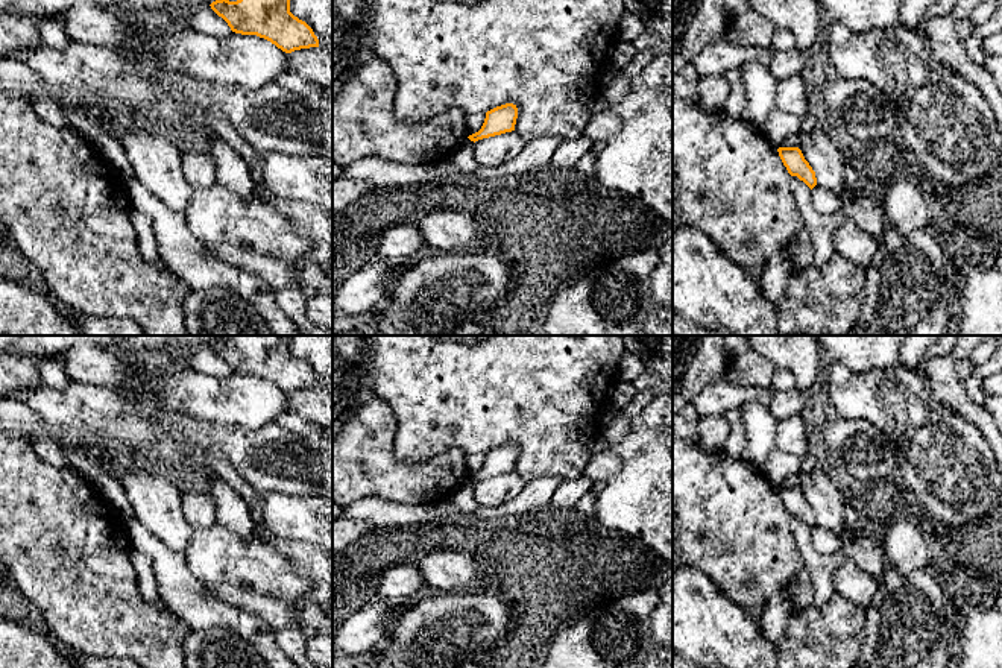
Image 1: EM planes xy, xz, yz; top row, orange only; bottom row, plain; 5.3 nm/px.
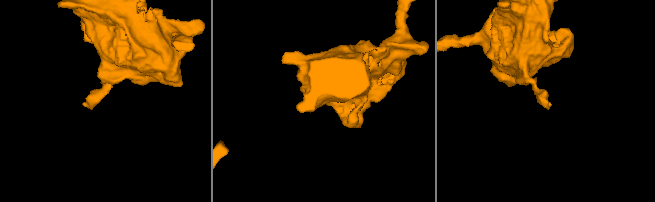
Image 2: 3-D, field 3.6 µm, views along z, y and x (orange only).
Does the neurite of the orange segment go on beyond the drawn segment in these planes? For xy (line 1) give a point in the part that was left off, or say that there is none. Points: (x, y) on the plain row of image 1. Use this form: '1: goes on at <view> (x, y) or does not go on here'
1: does not go on here

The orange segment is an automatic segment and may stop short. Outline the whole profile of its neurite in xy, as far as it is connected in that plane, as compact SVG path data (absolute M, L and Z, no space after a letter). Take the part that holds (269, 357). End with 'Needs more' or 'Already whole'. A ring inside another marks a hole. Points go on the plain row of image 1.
M240 336L237 342L216 340L210 346L232 372L257 375L285 393L319 387L313 369L290 352L293 336Z. Already whole

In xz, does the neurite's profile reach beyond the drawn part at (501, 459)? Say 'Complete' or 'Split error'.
Complete

